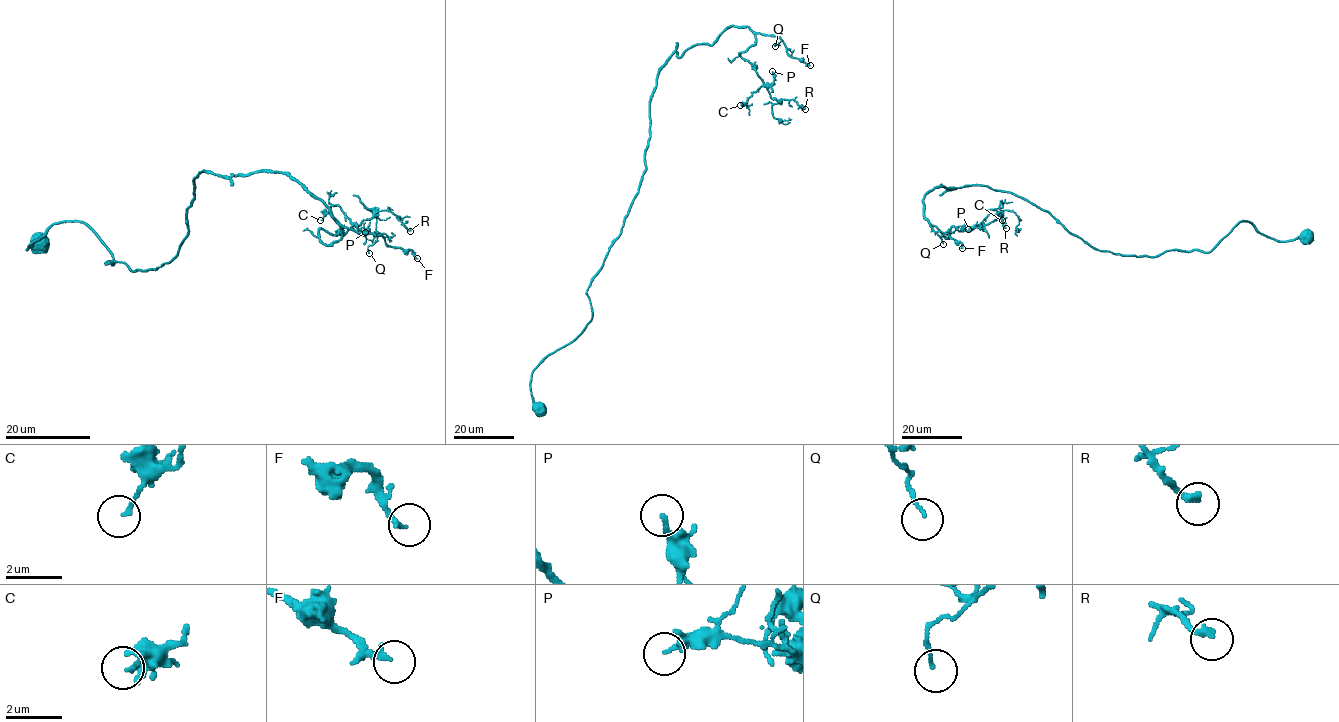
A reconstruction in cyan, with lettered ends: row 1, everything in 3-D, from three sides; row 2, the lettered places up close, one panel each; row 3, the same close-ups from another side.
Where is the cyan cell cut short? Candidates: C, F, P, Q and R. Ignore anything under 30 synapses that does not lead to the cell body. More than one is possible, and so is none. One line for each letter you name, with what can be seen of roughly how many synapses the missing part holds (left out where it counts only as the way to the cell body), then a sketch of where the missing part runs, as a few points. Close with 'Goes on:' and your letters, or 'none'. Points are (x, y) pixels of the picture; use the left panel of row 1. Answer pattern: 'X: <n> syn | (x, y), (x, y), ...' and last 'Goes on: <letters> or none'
F: 90 syn
Goes on: F

